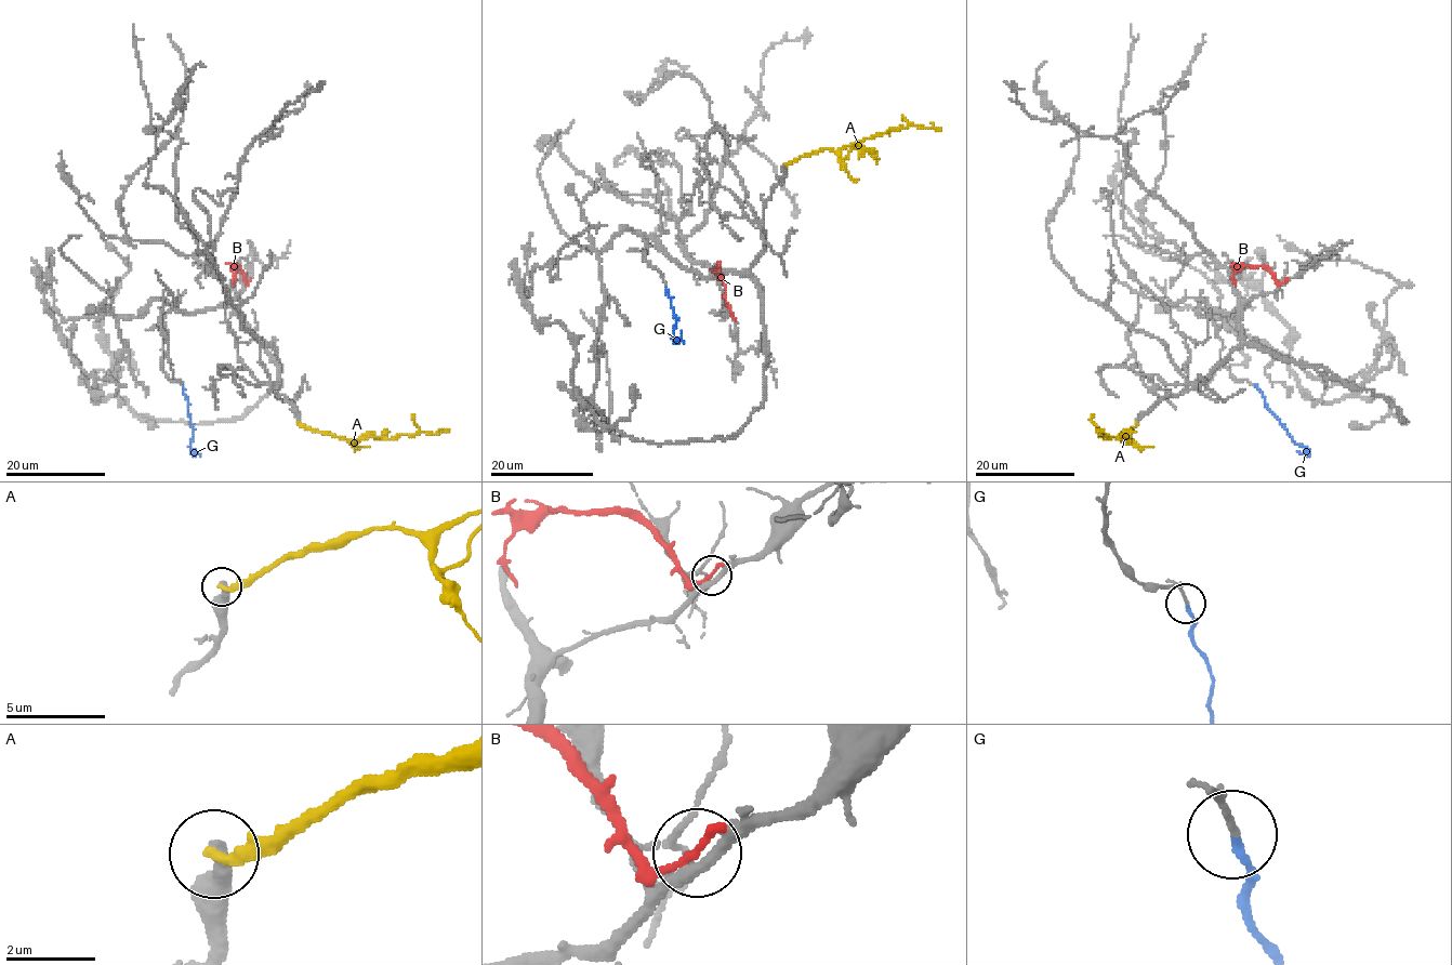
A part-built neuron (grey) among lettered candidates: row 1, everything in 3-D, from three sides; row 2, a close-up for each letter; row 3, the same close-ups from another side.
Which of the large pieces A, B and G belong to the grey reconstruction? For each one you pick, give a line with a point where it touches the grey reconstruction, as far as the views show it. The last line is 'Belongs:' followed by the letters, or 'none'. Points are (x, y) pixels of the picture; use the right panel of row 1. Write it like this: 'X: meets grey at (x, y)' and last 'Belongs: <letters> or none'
G: meets grey at (1255, 385)
Belongs: G

